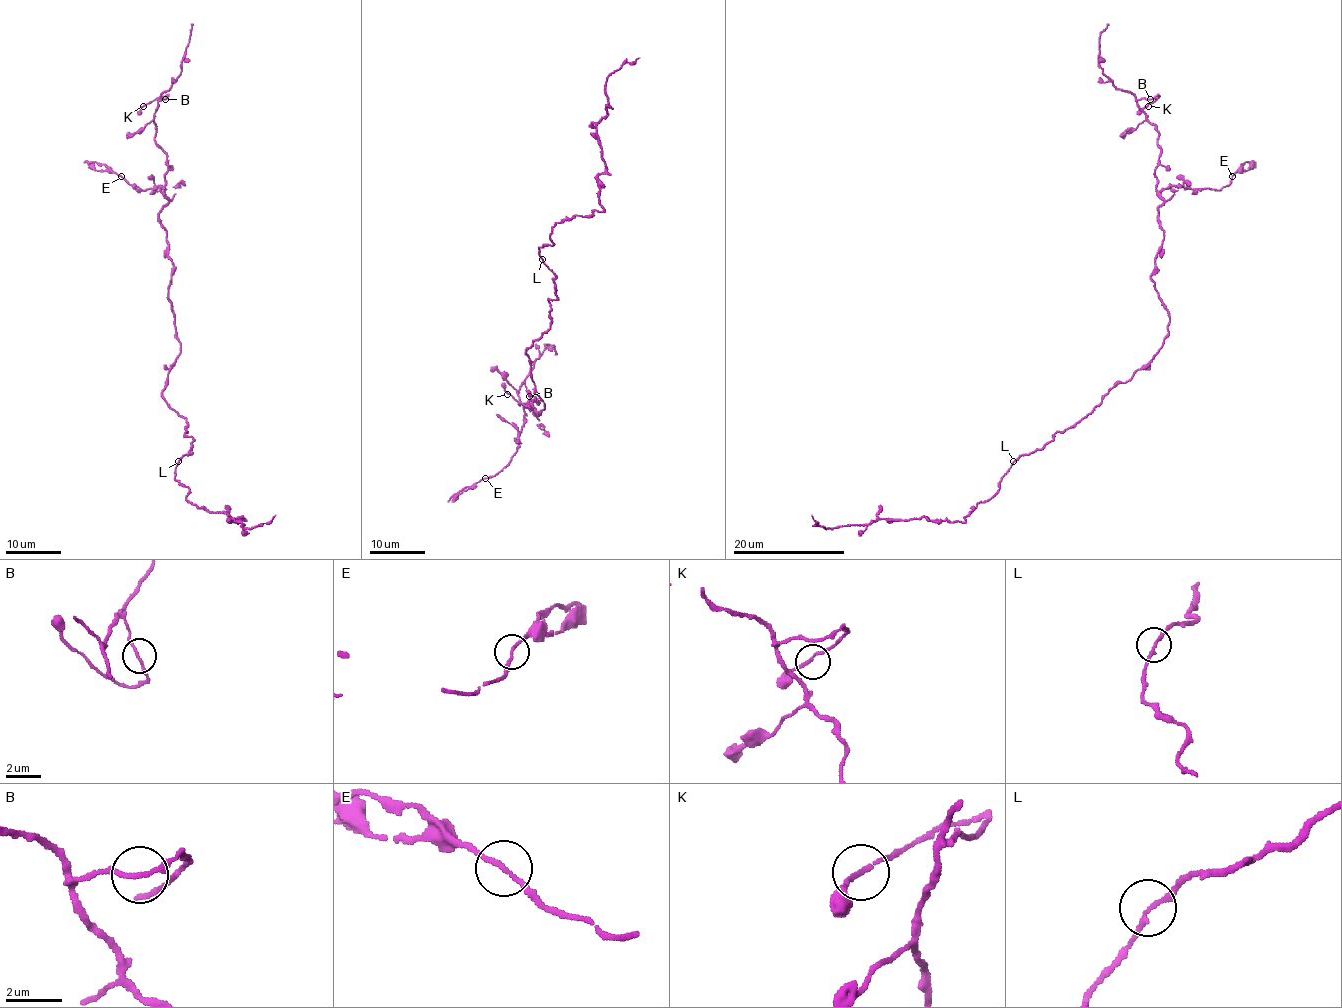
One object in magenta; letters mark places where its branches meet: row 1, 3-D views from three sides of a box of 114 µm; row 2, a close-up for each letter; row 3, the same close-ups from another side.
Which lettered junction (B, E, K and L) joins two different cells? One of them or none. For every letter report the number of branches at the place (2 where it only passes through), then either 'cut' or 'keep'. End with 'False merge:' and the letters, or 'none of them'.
B: branches 2; keep
E: branches 2; keep
K: branches 2; keep
L: branches 2; keep
False merge: none of them

